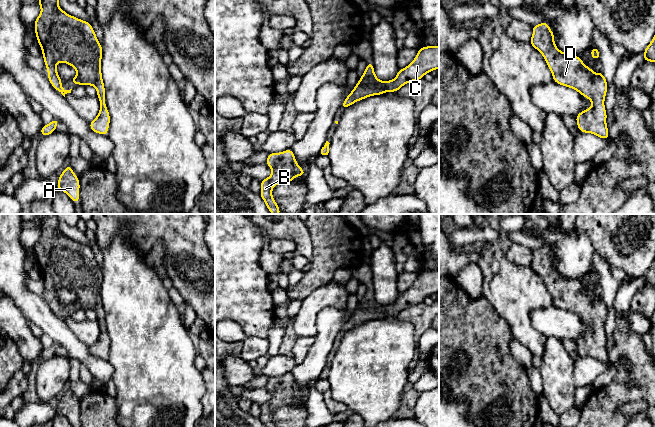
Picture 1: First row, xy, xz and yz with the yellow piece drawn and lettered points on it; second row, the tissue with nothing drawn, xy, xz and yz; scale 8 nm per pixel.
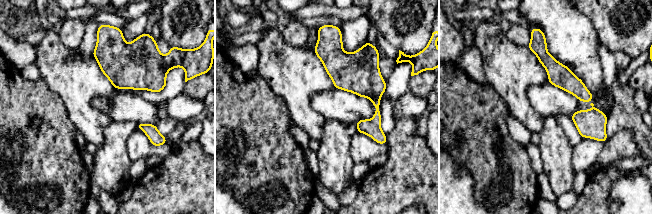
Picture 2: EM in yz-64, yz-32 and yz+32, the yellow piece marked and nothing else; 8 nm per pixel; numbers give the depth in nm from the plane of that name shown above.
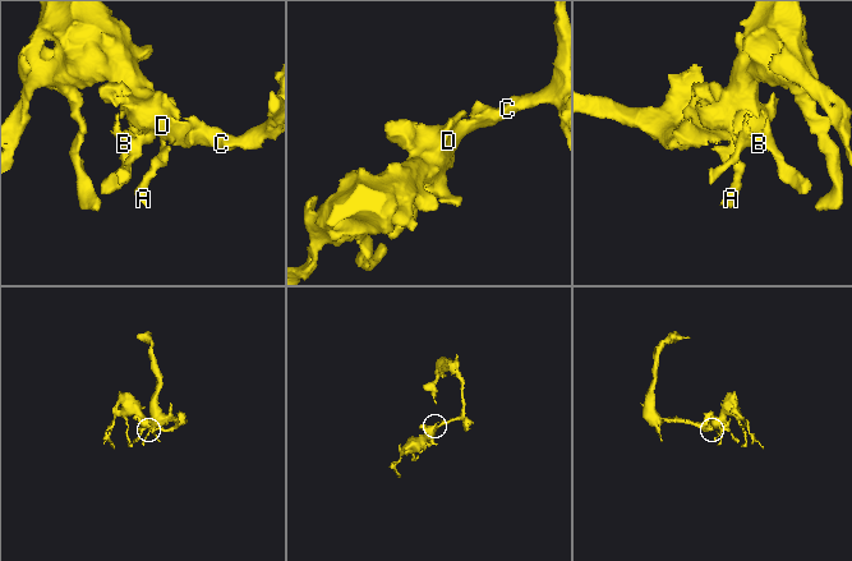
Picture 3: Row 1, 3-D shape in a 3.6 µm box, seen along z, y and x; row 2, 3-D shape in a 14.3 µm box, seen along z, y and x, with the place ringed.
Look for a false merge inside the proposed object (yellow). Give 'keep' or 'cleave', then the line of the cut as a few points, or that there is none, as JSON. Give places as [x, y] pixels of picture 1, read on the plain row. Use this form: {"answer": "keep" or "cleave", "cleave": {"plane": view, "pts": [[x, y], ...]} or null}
{"answer": "keep", "cleave": null}

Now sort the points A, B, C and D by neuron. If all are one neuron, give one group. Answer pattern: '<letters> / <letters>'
A B C D

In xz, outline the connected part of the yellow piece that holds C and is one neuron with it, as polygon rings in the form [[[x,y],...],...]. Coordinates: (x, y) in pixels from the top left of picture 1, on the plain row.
[[[439,269],[420,271],[414,284],[405,292],[399,293],[394,304],[381,305],[374,296],[372,286],[368,286],[354,313],[343,325],[341,332],[346,333],[357,325],[387,315],[397,316],[403,309],[420,304],[427,297],[439,292]]]

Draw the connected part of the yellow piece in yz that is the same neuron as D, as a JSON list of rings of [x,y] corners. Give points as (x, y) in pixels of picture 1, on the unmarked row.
[[[547,246],[534,249],[532,253],[533,259],[529,267],[544,281],[554,306],[578,315],[592,326],[591,332],[583,334],[575,341],[579,355],[607,364],[610,360],[604,325],[608,309],[602,295],[595,298],[589,290],[583,289],[579,280],[560,275]]]

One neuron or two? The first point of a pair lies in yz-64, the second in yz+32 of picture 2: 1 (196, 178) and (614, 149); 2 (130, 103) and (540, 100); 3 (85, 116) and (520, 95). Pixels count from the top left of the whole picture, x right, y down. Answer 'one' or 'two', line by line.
1: two
2: one
3: one

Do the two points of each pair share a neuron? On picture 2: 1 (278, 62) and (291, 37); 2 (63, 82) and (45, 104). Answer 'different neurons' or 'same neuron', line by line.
1: different neurons
2: different neurons

